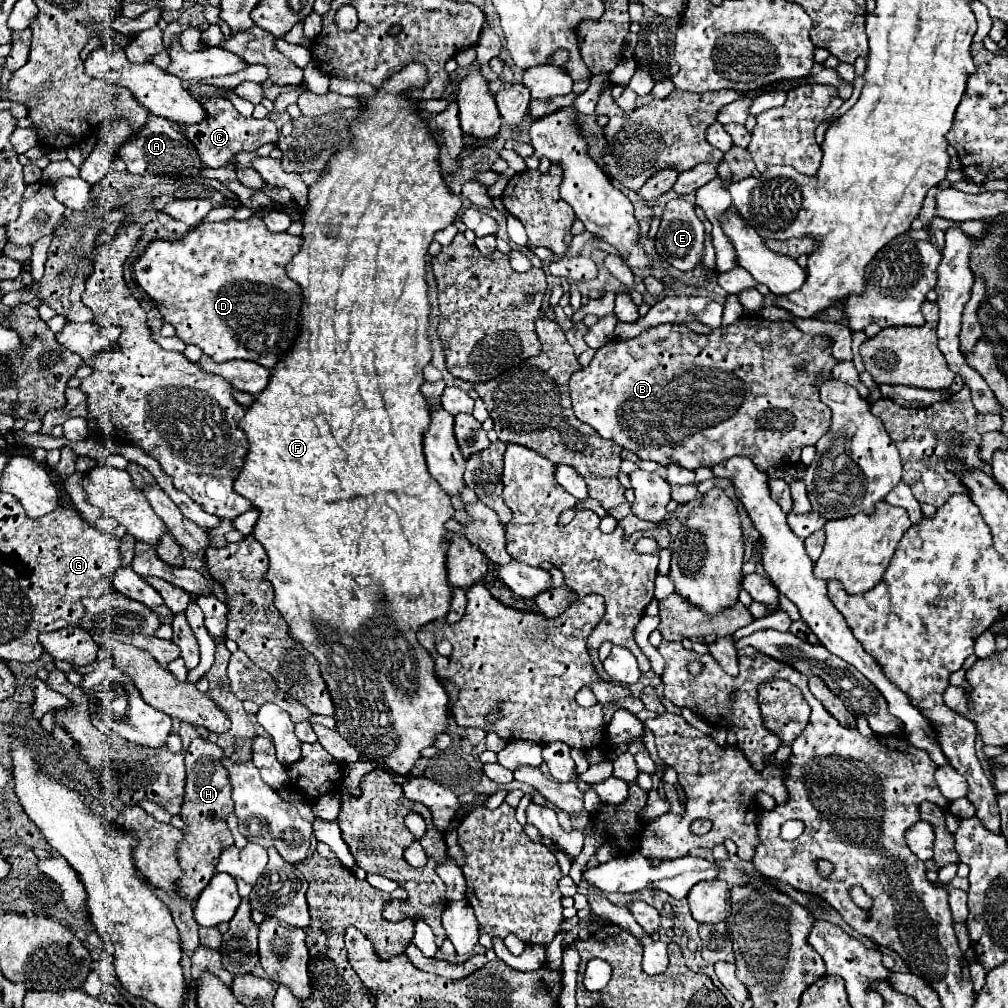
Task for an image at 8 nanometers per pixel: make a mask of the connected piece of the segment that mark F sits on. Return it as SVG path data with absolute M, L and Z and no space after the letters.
M409 63L405 69L389 77L389 81L385 81L373 97L361 99L361 115L351 125L351 145L335 153L319 181L309 185L309 205L305 205L301 211L303 243L299 253L289 261L289 265L285 265L285 273L301 287L301 321L297 341L293 349L289 349L289 353L281 357L281 361L271 369L265 391L261 391L245 409L239 429L247 435L249 451L237 479L233 481L233 489L241 497L249 499L251 505L259 511L253 537L265 547L269 555L269 569L265 577L275 591L273 605L289 623L293 639L299 641L309 653L313 653L321 663L321 675L329 687L337 711L337 731L361 753L361 757L375 761L381 769L403 777L409 775L411 767L419 759L421 749L431 747L435 735L445 731L449 717L447 691L435 675L435 663L431 655L417 641L419 627L445 617L451 607L451 587L445 569L445 553L449 547L445 541L445 521L449 521L453 515L449 495L441 489L441 485L437 485L437 481L433 481L433 477L429 477L425 465L423 433L429 425L429 409L425 397L421 395L421 383L425 381L423 367L431 361L431 347L425 337L429 327L425 257L435 233L455 223L461 209L461 199L453 195L441 177L439 141L435 131L429 127L427 119L419 117L417 101L407 95L409 89L423 89L425 81L425 65Z

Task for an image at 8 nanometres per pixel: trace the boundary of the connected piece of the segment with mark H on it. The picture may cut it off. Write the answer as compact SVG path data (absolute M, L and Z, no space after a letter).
M193 739L189 749L185 751L185 801L181 805L181 819L185 821L183 841L177 847L177 863L181 865L183 875L177 879L177 893L185 901L195 901L199 893L207 887L211 877L215 875L215 865L219 861L219 853L233 845L231 831L227 827L227 815L233 811L231 785L225 767L221 767L223 749L211 745L205 739Z

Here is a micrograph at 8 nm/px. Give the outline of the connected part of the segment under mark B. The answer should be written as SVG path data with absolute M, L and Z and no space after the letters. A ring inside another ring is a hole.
M747 317L747 319L737 319L733 325L727 327L727 333L721 335L719 329L715 329L711 335L699 335L693 333L687 325L655 325L637 335L635 339L613 339L605 347L597 349L593 361L589 363L587 369L581 369L571 375L569 381L569 391L573 399L573 411L579 417L579 421L591 425L601 437L615 441L619 447L633 451L639 459L643 461L655 461L659 465L681 465L685 469L697 469L701 465L705 467L715 467L723 461L727 461L733 455L749 457L759 471L767 471L769 467L787 467L799 463L801 449L807 445L815 445L827 431L831 423L831 409L821 403L819 399L819 385L827 379L831 379L831 369L837 363L837 359L831 355L831 347L825 335L807 335L799 331L793 323L789 321L765 321L761 317ZM821 345L821 351L811 351L813 347ZM795 365L805 365L805 371L797 371ZM819 371L825 371L825 379L817 381Z

